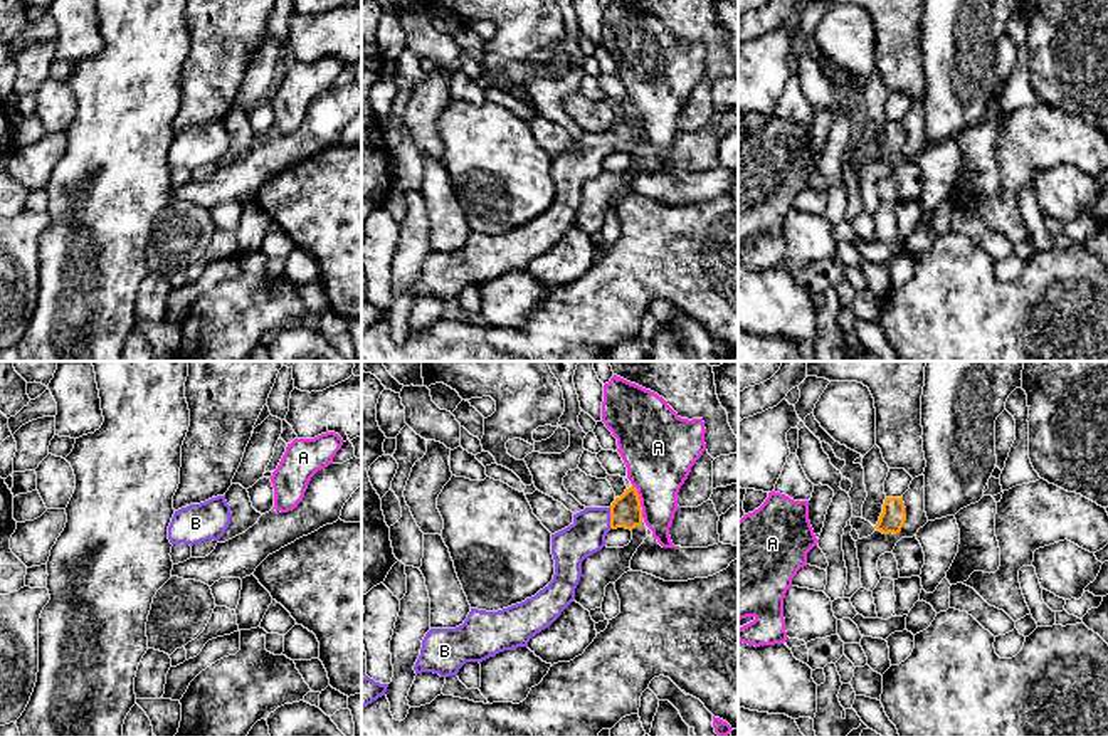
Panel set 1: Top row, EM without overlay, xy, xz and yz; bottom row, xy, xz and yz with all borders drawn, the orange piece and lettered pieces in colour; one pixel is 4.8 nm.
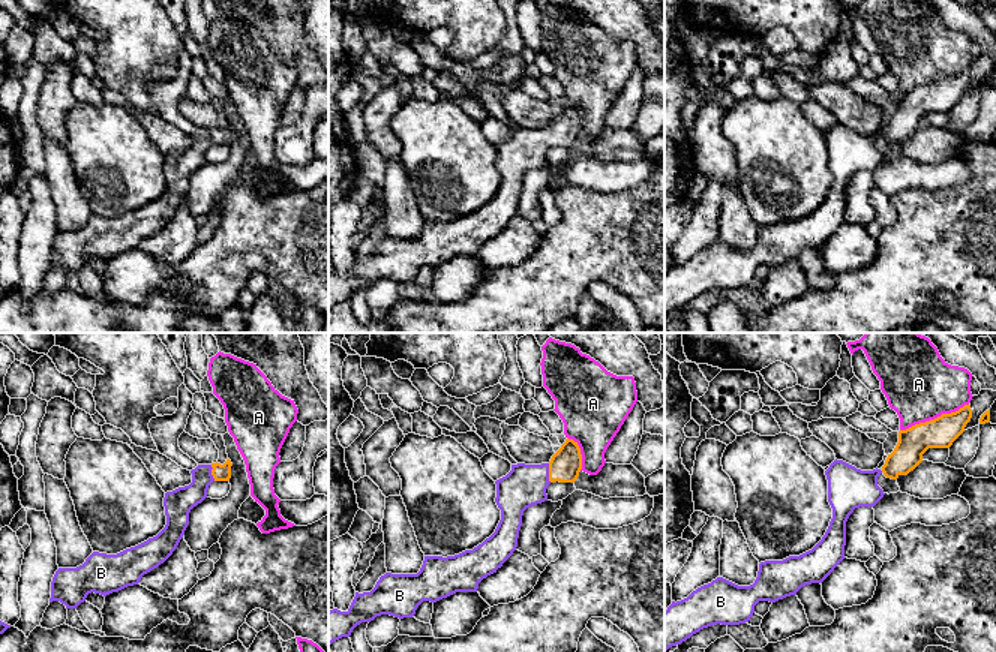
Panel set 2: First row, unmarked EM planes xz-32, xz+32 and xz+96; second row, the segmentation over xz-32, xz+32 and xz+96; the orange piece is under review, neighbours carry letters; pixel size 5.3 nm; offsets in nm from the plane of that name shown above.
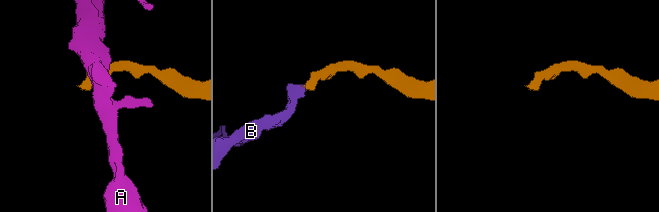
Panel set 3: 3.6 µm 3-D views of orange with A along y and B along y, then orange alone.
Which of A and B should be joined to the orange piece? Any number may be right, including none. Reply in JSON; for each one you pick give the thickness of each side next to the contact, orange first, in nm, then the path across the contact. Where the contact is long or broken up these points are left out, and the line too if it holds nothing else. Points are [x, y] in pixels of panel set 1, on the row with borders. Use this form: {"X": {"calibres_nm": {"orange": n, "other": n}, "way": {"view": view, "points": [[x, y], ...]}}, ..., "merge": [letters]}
{"B": {"calibres_nm": {"orange": 150, "other": 180}, "way": {"view": "xz", "points": [[626, 511], [611, 518], [597, 521], [570, 546]]}}, "merge": ["B"]}

